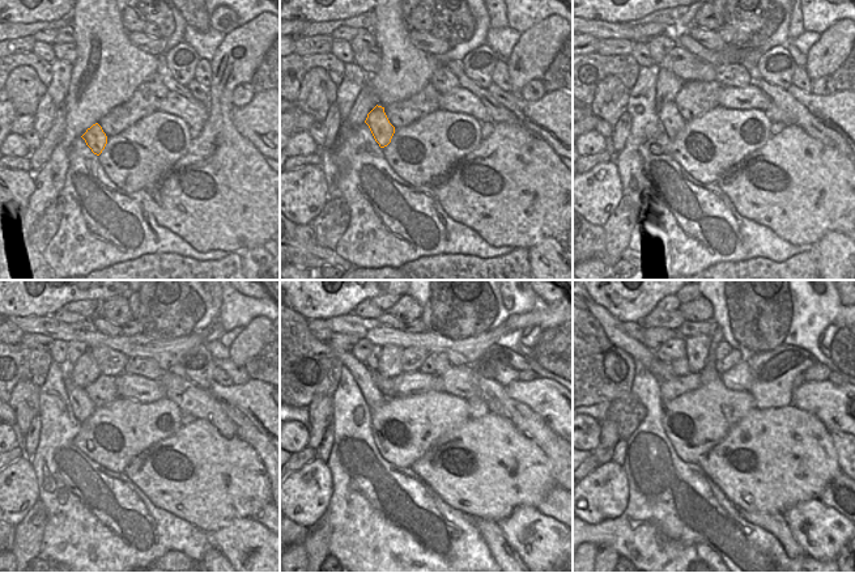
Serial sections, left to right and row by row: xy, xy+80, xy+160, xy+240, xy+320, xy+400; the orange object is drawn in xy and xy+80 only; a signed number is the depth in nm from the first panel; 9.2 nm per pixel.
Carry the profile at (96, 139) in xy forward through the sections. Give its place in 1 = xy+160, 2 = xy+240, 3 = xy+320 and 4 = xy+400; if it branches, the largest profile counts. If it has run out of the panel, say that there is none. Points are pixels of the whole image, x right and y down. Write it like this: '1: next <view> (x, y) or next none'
1: next xy+160 (668, 114)
2: next xy+240 (83, 407)
3: next xy+320 (373, 397)
4: next xy+400 (612, 327)

